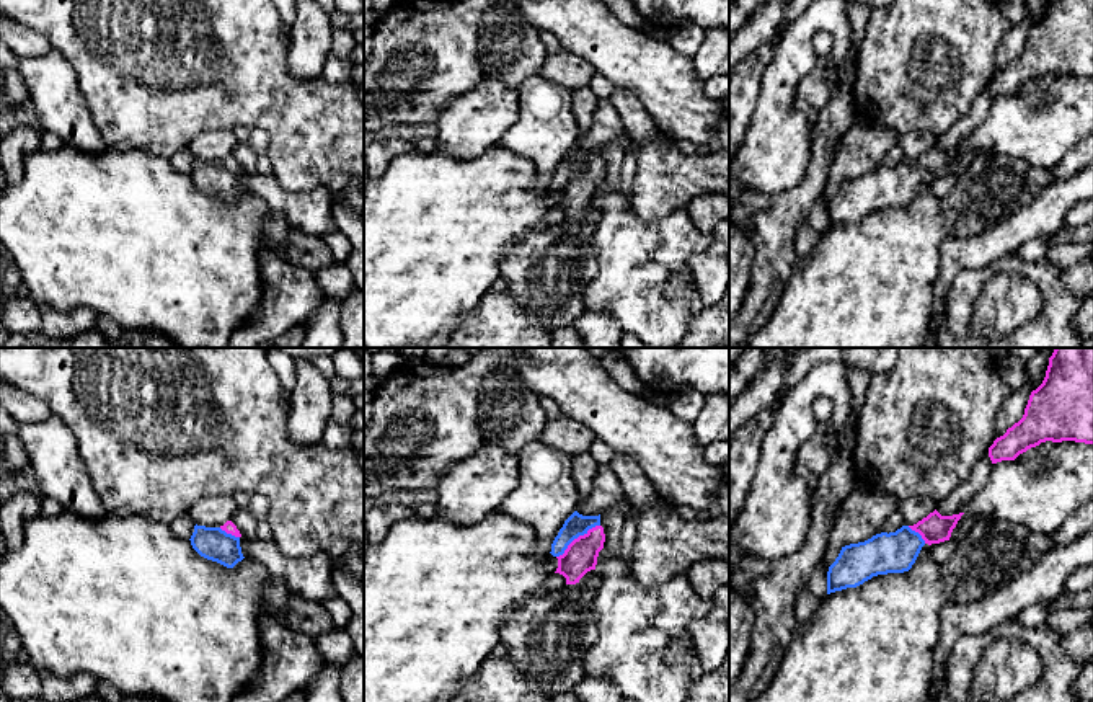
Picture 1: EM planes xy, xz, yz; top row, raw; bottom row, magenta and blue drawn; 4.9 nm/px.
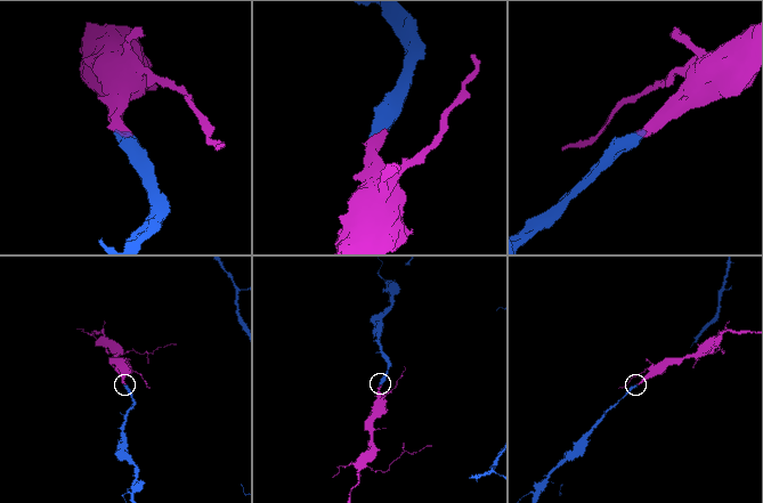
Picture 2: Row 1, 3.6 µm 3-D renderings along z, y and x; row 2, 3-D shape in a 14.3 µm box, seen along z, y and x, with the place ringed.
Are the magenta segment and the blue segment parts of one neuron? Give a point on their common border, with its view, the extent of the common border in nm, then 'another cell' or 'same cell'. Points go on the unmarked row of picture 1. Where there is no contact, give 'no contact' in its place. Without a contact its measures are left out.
contact xz (578, 172); length 280 nm; same cell

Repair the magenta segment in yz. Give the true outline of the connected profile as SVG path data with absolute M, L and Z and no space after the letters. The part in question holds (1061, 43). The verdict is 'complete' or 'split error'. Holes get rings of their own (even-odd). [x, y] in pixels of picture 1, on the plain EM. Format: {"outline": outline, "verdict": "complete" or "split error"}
{"outline": "M1047 0L1023 52L993 75L989 91L1015 95L1046 75L1093 78L1093 0Z", "verdict": "complete"}

